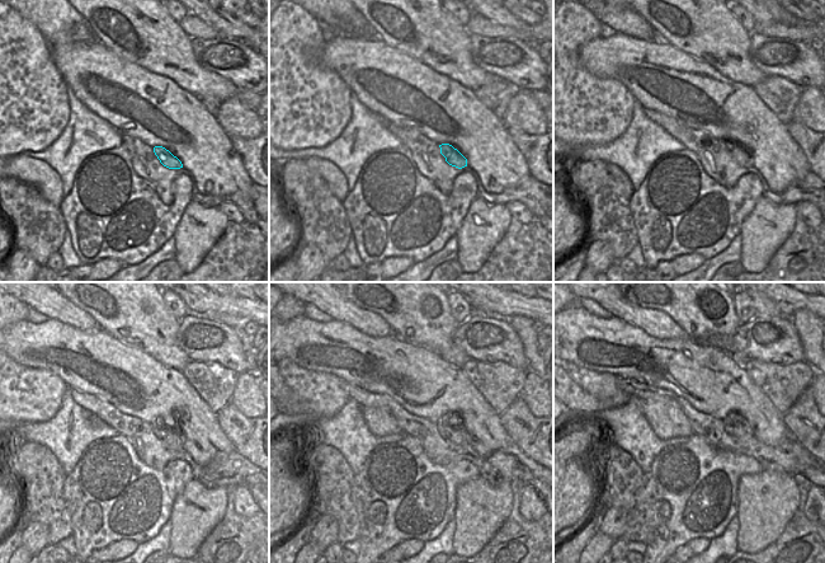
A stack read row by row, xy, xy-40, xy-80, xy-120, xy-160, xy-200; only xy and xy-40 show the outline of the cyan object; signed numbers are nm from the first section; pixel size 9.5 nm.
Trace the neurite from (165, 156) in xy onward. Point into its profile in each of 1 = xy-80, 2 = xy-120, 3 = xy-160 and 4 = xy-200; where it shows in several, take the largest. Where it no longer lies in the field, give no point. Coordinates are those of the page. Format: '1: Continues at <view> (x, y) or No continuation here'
1: Continues at xy-80 (743, 156)
2: Continues at xy-120 (164, 428)
3: Continues at xy-160 (448, 428)
4: Continues at xy-200 (732, 426).

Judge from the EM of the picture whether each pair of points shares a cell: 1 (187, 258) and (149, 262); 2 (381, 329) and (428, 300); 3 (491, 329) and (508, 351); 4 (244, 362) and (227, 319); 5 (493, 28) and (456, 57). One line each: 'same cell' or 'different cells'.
1: different cells
2: different cells
3: same cell
4: different cells
5: different cells

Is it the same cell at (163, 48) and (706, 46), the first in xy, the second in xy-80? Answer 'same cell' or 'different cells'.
same cell

